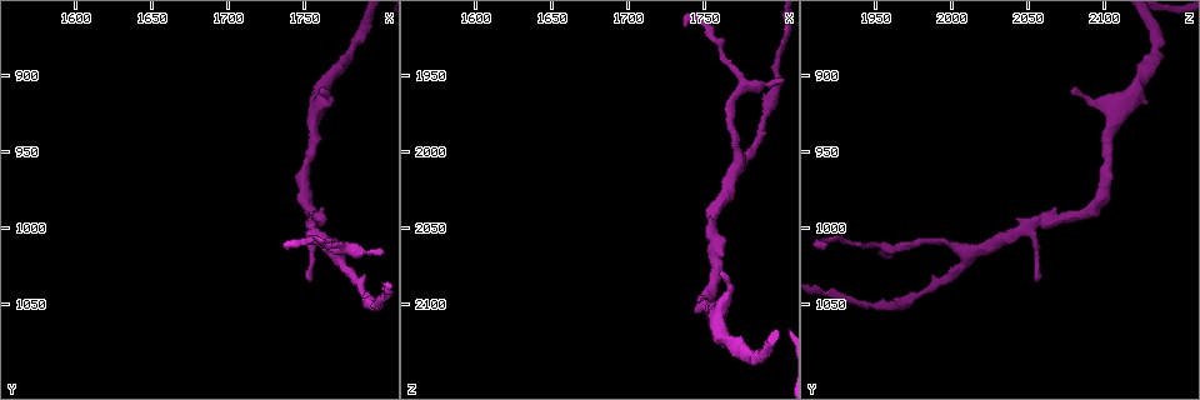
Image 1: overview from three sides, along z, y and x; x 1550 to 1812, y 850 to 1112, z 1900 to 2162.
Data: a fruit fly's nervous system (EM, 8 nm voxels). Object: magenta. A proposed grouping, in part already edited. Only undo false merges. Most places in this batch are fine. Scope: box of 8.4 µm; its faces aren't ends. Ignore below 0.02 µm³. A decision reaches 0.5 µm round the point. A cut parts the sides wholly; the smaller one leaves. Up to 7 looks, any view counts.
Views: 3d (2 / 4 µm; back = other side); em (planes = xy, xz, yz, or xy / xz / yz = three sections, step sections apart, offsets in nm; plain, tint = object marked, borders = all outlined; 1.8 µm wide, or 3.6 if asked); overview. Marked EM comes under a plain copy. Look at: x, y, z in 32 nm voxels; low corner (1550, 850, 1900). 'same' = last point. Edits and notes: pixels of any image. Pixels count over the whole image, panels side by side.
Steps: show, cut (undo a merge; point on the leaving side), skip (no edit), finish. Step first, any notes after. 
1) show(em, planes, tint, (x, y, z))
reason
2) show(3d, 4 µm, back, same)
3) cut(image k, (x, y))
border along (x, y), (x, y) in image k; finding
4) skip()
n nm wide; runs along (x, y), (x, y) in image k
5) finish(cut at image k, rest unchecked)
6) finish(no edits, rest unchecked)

show(em, planes, tint, (1772, 1018, 2010))
arms part here

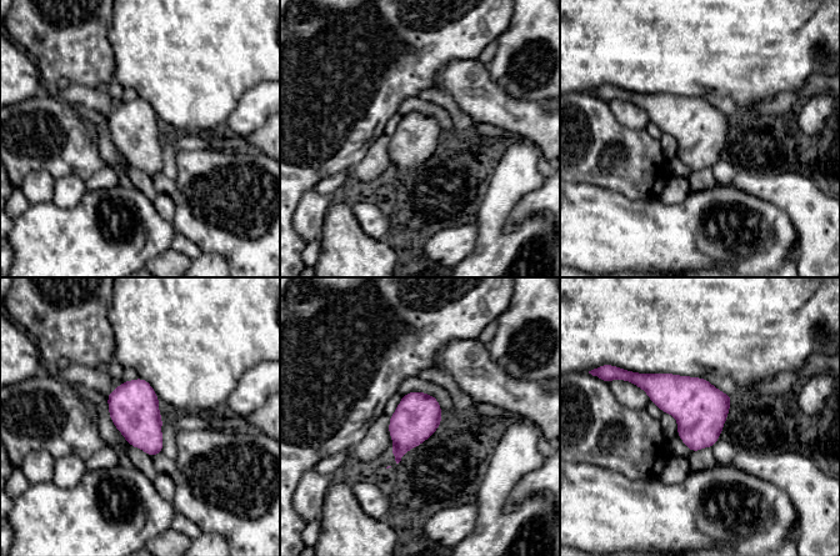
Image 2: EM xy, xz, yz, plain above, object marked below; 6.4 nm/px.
skip()
all the same neuron

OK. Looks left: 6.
show(3d, 2 µm, (1774, 1014, 1956))

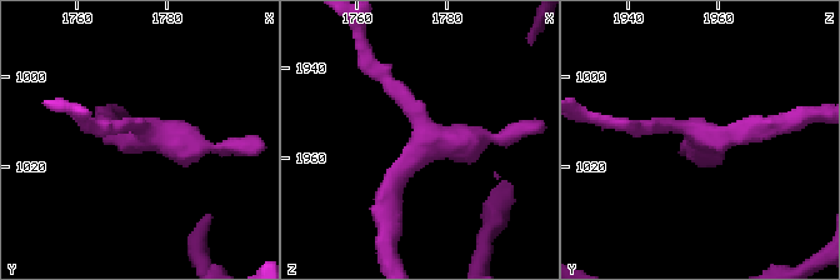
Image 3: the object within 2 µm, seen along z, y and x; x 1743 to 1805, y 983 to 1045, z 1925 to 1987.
show(em, planes, tint, (1774, 1013, 1957))
now the EM

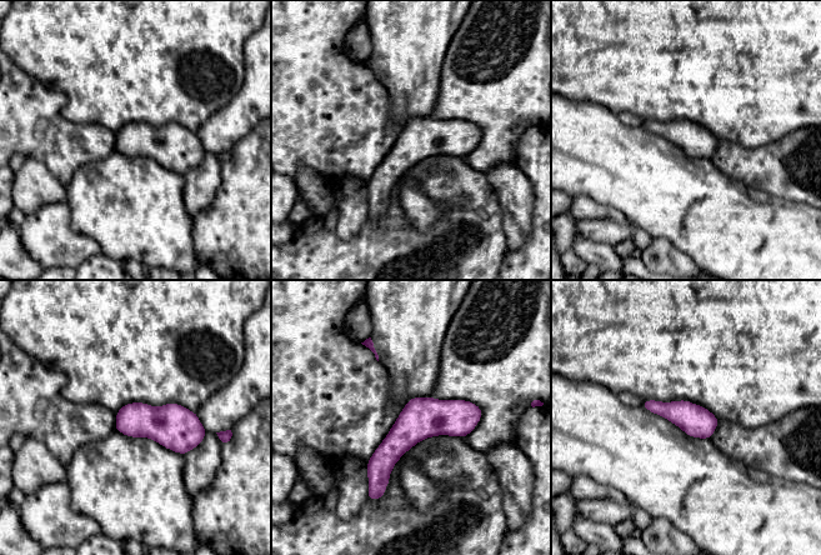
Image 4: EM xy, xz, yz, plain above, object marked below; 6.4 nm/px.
skip()
runs along (477, 410), (424, 418), (373, 484) in image 4; one neuron here

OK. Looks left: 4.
show(em, xz, step 16, tint, (1760, 920, 2110))

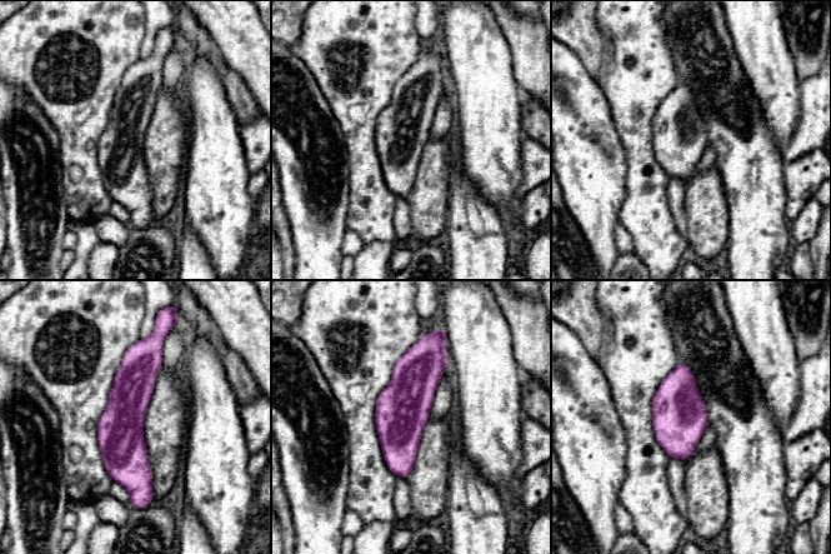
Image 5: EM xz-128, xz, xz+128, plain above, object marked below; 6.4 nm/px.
show(em, planes, borders, same)
cut it another way

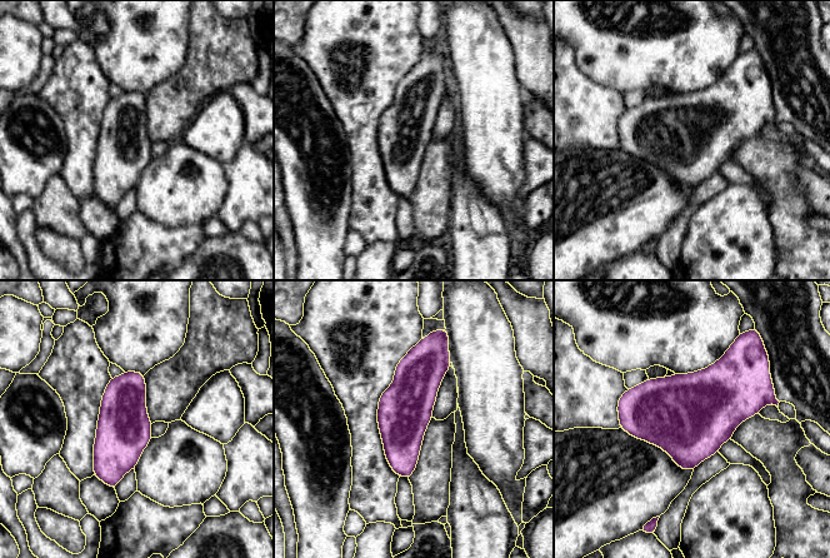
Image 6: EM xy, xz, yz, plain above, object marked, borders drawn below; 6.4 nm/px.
skip()
continuous, no second neuron

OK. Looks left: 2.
finish(no edits, rest unchecked)

